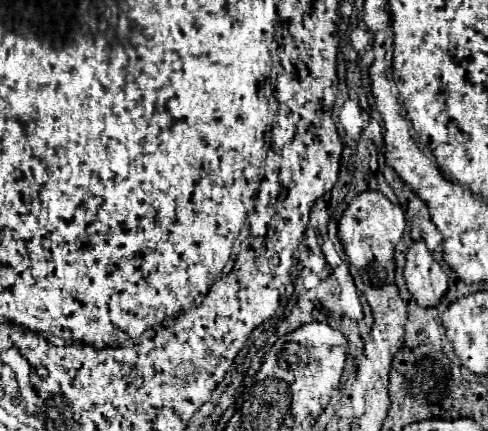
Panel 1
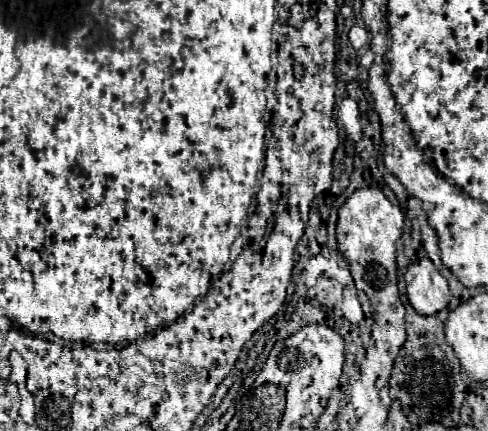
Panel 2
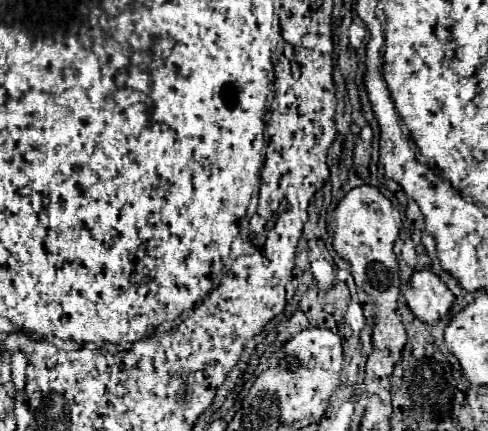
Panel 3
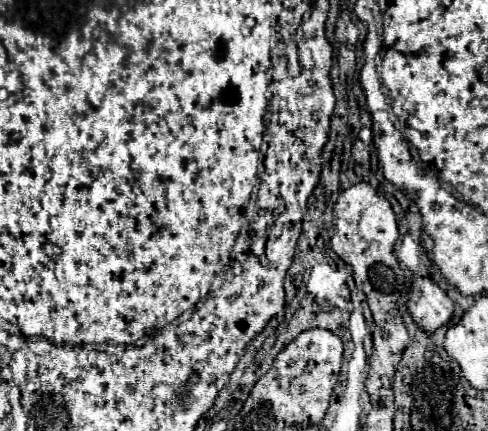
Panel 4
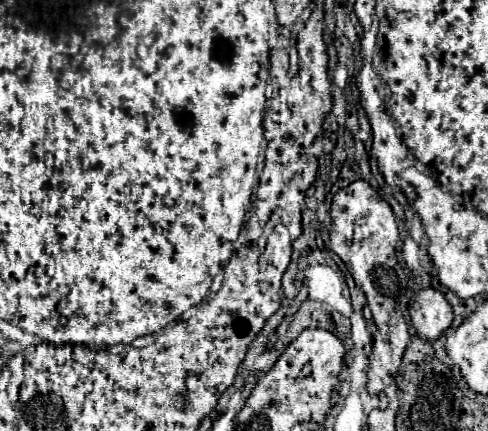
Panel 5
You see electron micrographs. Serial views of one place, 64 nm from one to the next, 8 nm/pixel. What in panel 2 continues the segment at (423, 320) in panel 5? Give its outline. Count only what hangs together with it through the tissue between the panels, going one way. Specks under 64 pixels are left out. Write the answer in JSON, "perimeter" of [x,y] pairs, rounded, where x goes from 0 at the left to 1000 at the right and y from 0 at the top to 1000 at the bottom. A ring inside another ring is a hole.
{"perimeter":[[[877,594],[844,603],[828,636],[828,650],[836,696],[857,729],[889,733],[922,701],[918,654]]]}

